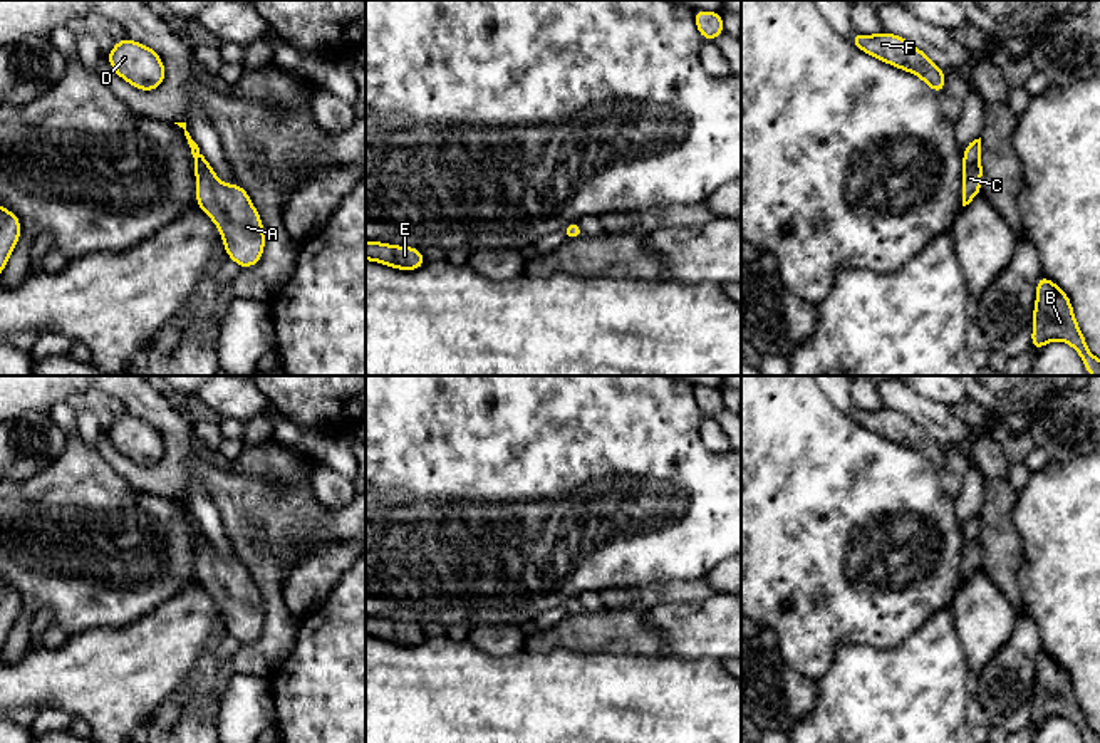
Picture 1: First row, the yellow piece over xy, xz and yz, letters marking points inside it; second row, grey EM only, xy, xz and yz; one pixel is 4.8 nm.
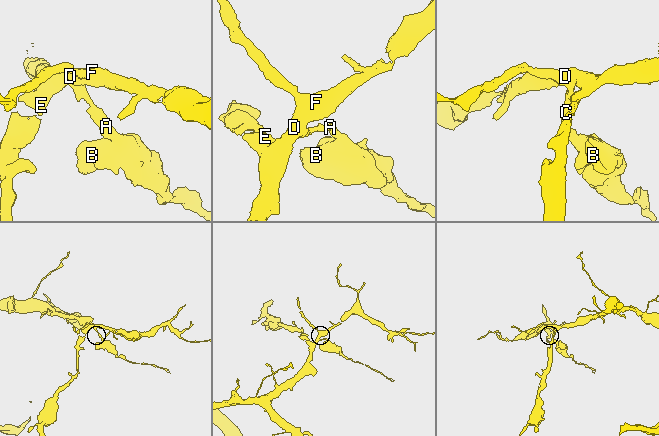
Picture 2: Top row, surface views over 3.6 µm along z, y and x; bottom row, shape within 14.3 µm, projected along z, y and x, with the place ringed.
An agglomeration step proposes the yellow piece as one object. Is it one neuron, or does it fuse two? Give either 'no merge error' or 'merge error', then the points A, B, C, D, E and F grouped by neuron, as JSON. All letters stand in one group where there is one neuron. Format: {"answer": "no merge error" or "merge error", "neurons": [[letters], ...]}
{"answer": "no merge error", "neurons": [["A", "B", "C", "D", "E", "F"]]}

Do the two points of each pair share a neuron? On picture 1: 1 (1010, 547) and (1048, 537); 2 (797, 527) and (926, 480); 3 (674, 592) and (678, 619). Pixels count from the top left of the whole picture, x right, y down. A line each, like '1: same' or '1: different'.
1: different
2: same
3: different

